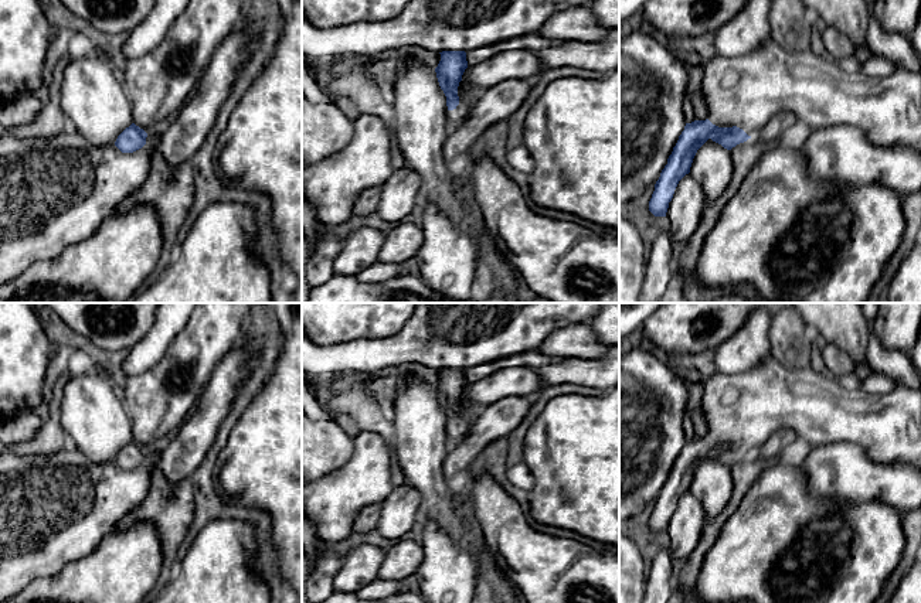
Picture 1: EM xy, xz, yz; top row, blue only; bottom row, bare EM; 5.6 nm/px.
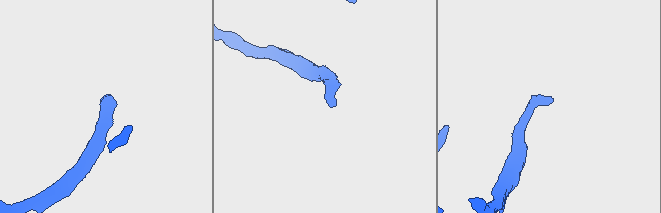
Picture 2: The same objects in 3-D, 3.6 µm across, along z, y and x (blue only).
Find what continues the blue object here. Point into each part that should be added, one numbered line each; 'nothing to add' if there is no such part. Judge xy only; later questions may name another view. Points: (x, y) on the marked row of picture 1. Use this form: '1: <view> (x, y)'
1: xy (157, 84)

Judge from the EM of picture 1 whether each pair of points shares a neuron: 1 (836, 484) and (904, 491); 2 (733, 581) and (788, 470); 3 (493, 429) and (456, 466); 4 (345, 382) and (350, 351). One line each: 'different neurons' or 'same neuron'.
1: same neuron
2: same neuron
3: same neuron
4: different neurons

